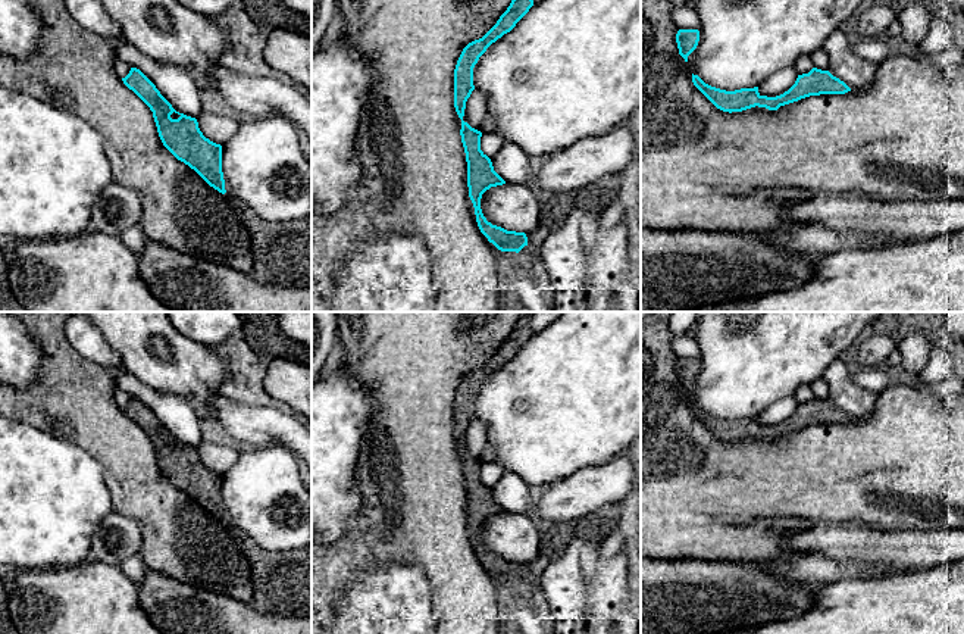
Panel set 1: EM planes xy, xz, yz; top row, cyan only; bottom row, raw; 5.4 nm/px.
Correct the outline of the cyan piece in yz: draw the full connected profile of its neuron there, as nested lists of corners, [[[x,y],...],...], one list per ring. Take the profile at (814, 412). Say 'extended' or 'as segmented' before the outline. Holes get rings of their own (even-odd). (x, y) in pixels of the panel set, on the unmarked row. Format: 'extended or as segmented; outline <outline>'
as segmented; outline [[[813,397],[808,403],[798,405],[795,413],[780,425],[767,427],[758,422],[758,416],[726,421],[705,413],[692,403],[694,415],[720,440],[742,441],[751,437],[777,440],[780,435],[798,431],[810,425],[845,424],[851,418],[833,406],[829,400]]]

